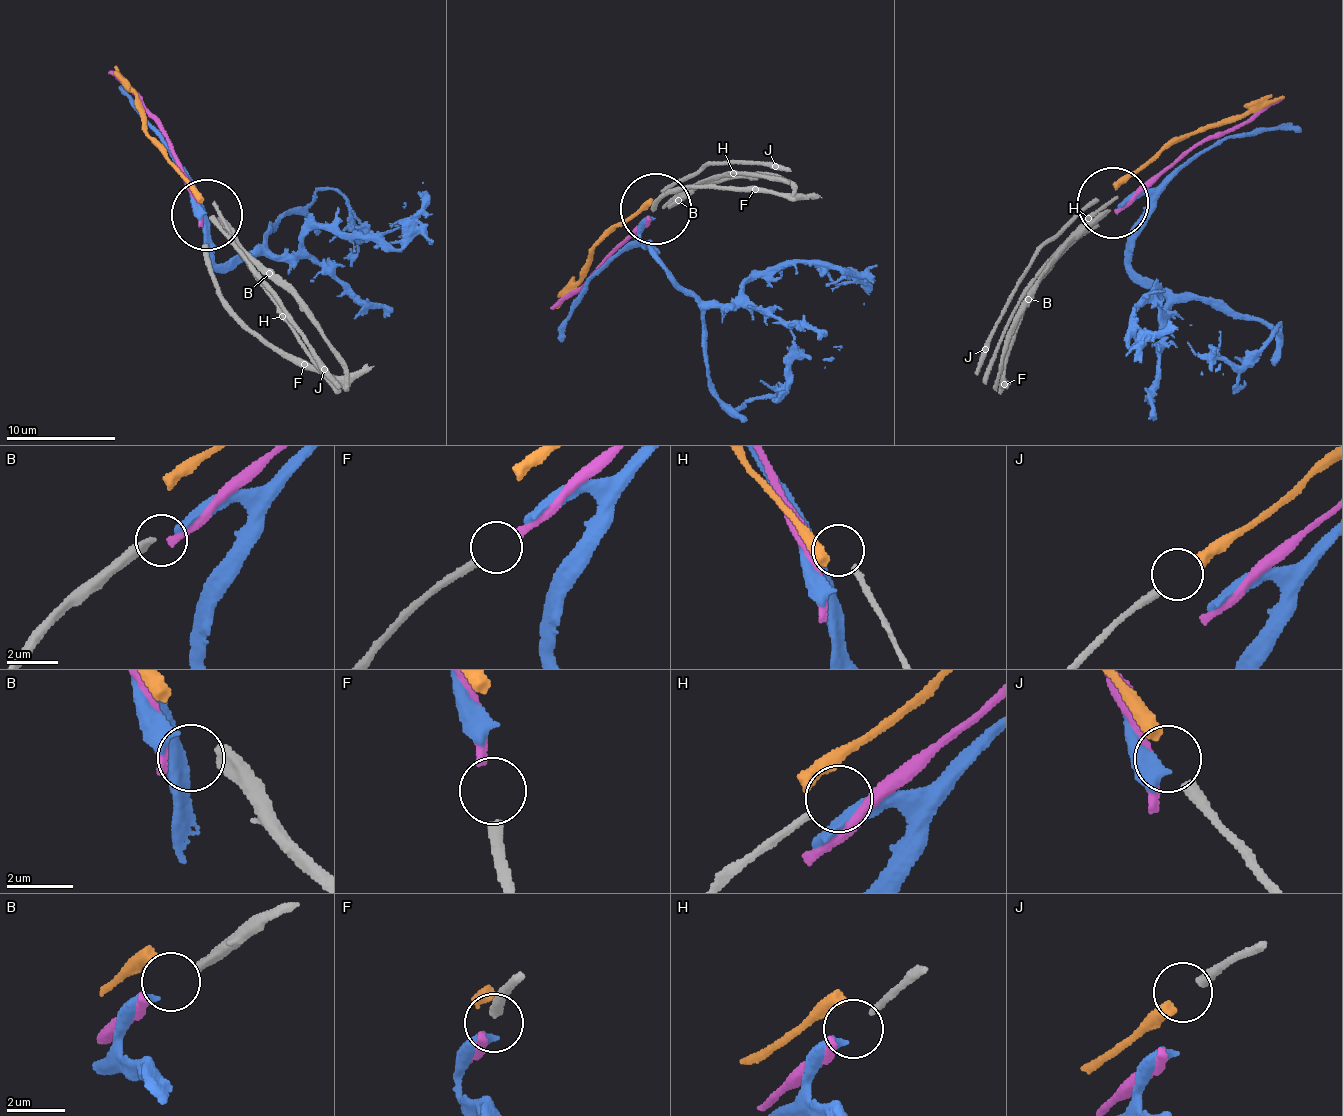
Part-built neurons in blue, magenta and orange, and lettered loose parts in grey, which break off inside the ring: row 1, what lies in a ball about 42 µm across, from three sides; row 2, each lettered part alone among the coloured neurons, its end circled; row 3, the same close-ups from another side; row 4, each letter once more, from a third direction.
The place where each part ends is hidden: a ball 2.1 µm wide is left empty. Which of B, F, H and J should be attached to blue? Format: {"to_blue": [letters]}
{"to_blue": ["B"]}

